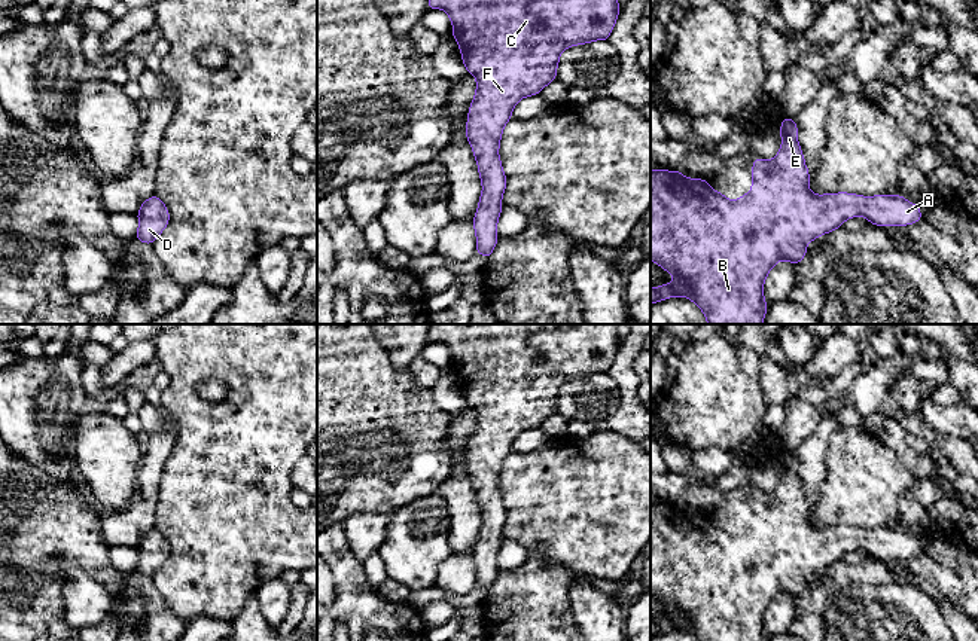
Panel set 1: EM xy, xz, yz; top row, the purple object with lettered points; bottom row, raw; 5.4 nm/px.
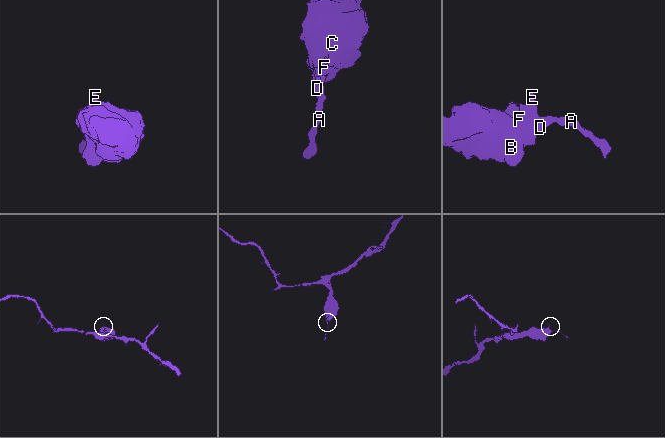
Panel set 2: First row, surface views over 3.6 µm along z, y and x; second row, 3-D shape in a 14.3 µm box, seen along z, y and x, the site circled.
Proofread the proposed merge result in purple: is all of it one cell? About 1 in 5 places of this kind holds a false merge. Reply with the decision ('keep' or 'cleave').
keep

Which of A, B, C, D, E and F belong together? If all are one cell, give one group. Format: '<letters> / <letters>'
A B C D E F

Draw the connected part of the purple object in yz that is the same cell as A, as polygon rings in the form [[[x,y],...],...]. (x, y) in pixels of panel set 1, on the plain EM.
[[[784,451],[780,458],[782,480],[774,492],[752,491],[752,524],[729,534],[703,512],[688,512],[680,504],[651,503],[651,593],[674,608],[671,617],[651,622],[651,638],[683,629],[698,641],[768,641],[764,614],[780,593],[796,599],[807,587],[807,577],[838,562],[847,552],[863,549],[875,559],[907,559],[921,553],[921,543],[902,528],[860,529],[856,526],[814,528],[808,521],[810,504],[798,476],[795,452]]]

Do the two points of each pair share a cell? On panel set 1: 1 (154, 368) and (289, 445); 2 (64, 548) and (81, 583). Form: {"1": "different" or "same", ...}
{"1": "different", "2": "different"}

